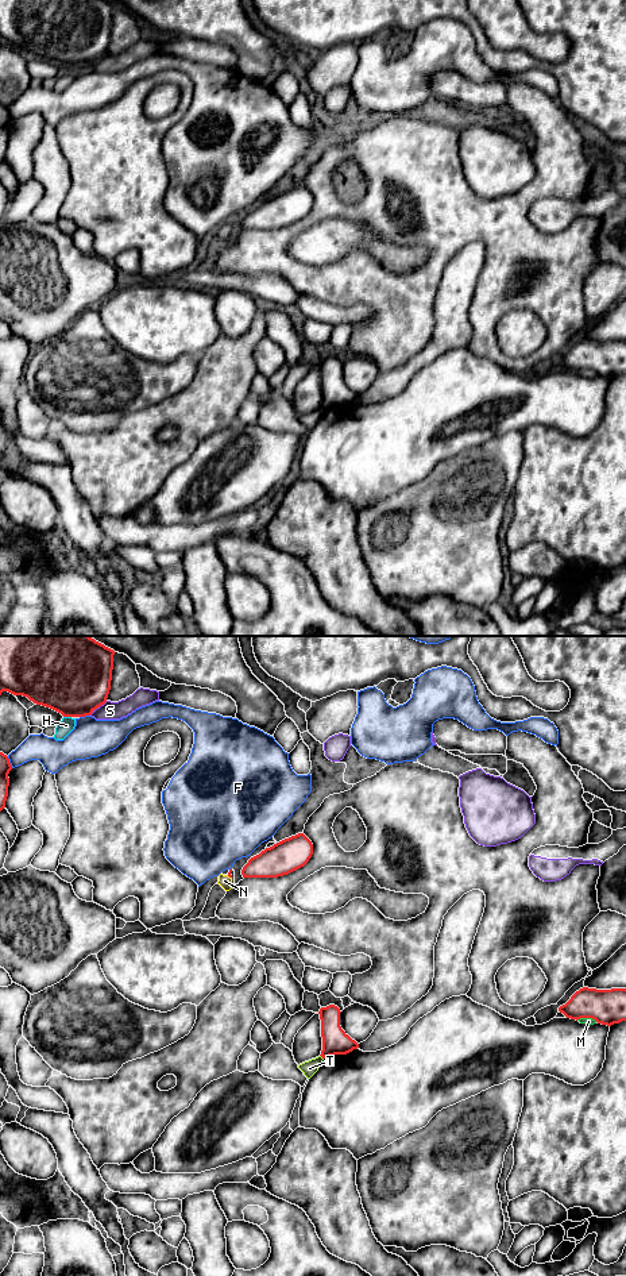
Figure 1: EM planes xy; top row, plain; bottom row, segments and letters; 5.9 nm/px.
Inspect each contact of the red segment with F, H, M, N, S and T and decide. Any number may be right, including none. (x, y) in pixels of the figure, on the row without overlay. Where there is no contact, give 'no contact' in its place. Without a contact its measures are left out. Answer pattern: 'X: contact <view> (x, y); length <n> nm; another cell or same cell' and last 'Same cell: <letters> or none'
F: contact xy (84, 68); length 70 nm; another cell
H: contact xy (68, 68); length 50 nm; another cell
M: contact xy (587, 369); length 130 nm; another cell
N: no contact; same cell
S: contact xy (97, 58); length 140 nm; another cell
T: contact xy (321, 408); length 40 nm; another cell
Same cell: N

